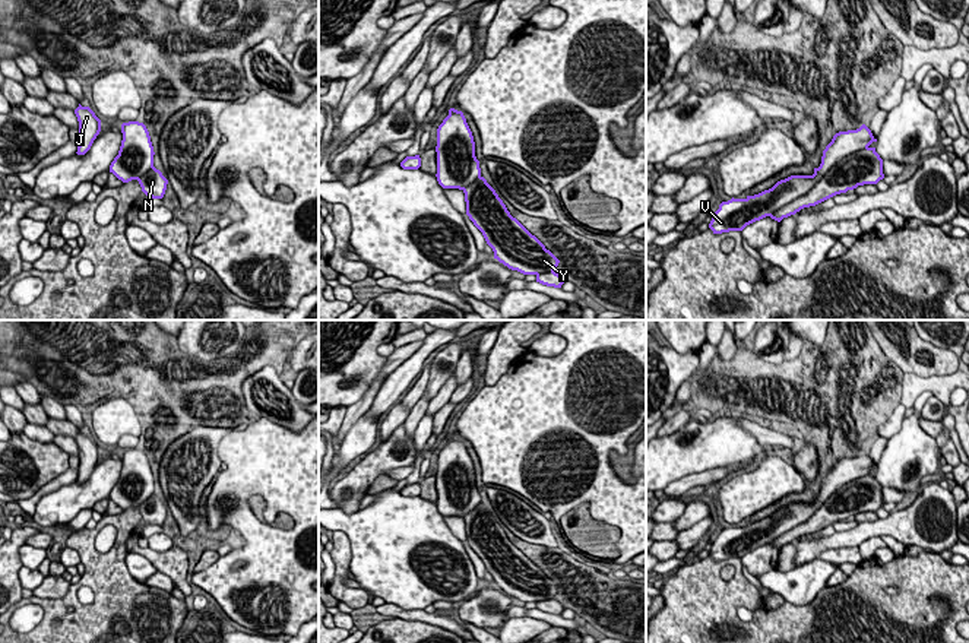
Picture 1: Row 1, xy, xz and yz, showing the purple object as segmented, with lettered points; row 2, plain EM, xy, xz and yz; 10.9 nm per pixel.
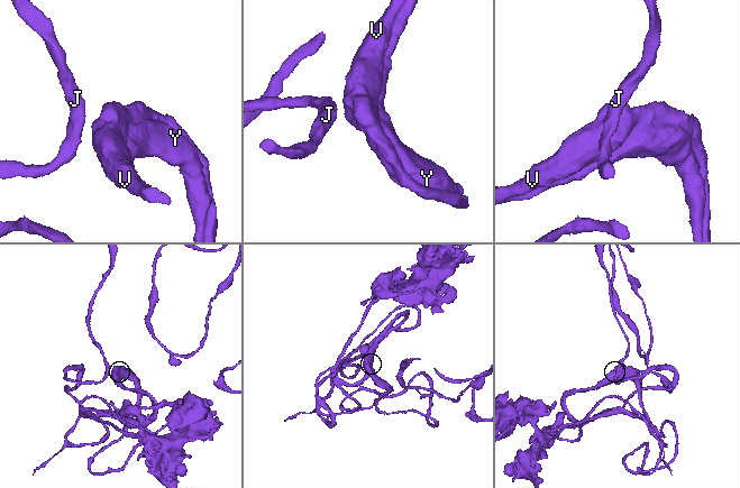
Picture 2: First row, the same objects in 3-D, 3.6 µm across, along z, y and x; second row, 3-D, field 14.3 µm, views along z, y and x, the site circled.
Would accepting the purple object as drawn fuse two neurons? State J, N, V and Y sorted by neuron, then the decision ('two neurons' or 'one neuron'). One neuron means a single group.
J N V Y | one neuron

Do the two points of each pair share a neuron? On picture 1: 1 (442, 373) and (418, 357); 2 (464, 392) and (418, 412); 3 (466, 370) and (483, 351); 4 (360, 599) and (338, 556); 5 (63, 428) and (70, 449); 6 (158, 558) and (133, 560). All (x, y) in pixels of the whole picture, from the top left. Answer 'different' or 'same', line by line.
1: different
2: same
3: different
4: same
5: different
6: different

